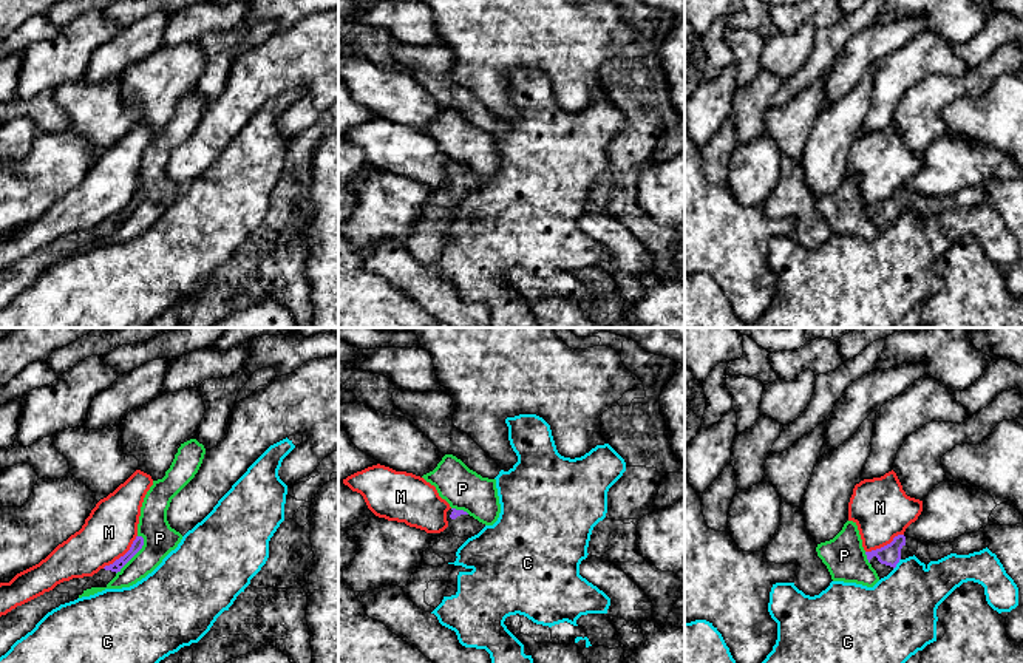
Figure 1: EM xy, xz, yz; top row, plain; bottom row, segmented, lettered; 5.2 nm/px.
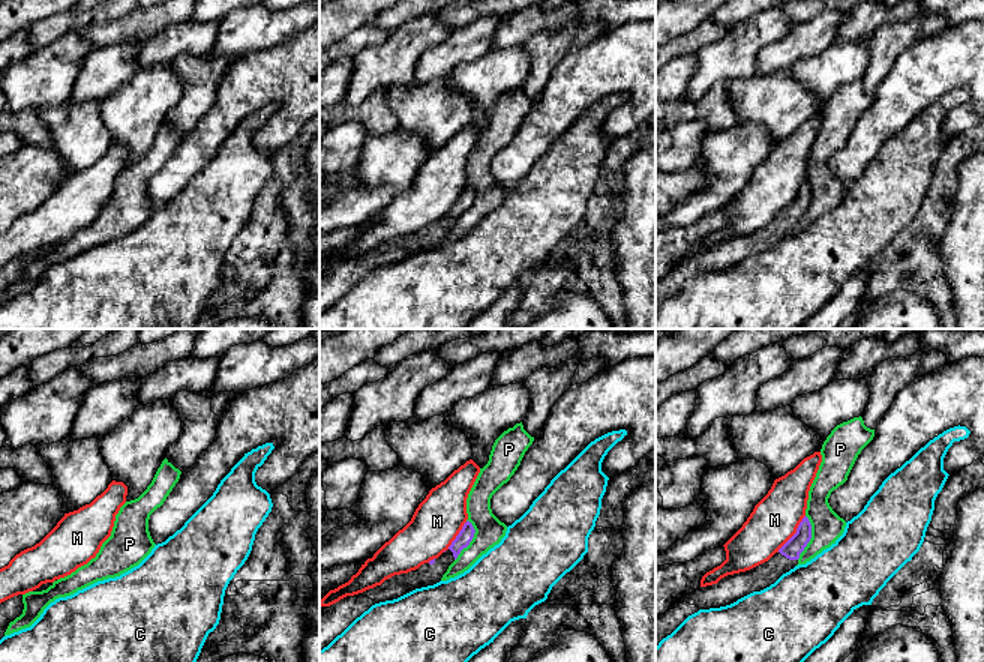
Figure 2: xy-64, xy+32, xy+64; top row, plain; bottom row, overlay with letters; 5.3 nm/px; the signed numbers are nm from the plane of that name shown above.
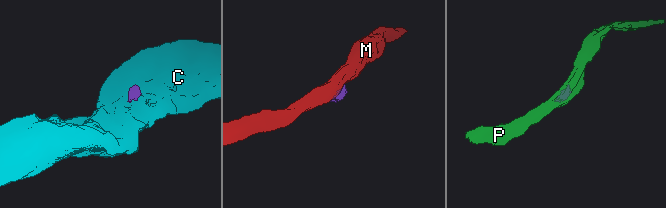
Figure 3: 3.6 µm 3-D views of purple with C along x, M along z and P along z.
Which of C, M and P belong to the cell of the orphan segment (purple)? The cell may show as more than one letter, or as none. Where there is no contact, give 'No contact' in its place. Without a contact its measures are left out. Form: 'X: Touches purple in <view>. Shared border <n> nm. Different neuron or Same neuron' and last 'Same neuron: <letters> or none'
C: Touches purple in yz. Shared border 70 nm. Different neuron
M: Touches purple in xy. Shared border 260 nm. Different neuron
P: Touches purple in xy. Shared border 240 nm. Different neuron
Same neuron: none

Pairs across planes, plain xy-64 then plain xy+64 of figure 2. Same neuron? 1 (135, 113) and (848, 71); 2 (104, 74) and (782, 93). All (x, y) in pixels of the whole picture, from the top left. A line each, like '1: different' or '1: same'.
1: same
2: different

